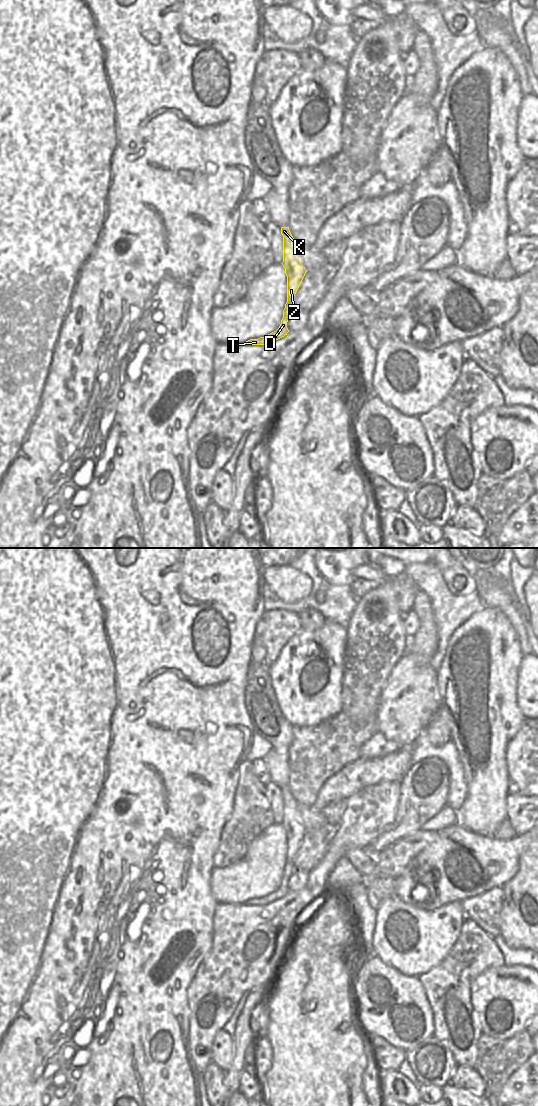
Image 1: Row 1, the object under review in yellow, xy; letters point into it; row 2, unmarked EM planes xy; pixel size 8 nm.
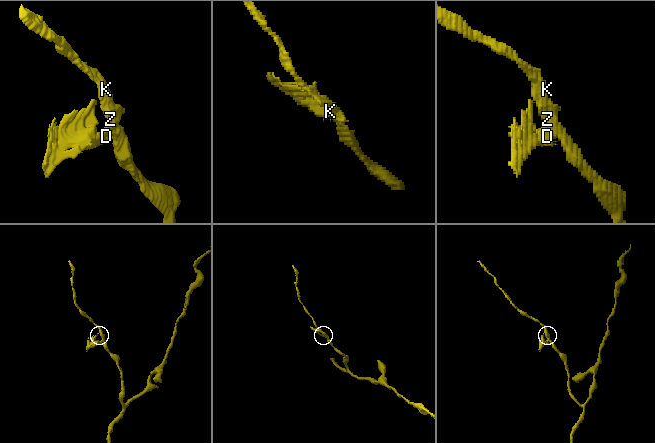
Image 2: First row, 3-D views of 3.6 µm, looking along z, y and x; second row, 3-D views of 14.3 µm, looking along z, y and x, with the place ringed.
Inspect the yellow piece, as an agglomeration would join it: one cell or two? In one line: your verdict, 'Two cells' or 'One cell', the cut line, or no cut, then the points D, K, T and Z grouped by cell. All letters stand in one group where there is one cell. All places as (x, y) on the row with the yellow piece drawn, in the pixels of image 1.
Two cells. Split along xy (287, 298), (292, 299). Groups: D T / K Z

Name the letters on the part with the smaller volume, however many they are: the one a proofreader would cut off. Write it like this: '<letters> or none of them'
D, T

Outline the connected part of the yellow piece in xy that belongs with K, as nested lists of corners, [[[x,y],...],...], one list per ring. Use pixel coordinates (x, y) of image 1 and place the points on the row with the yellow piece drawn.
[[[281,227],[283,236],[283,262],[287,276],[287,299],[293,299],[307,270],[301,264],[297,254],[297,242],[293,238],[289,227]]]

